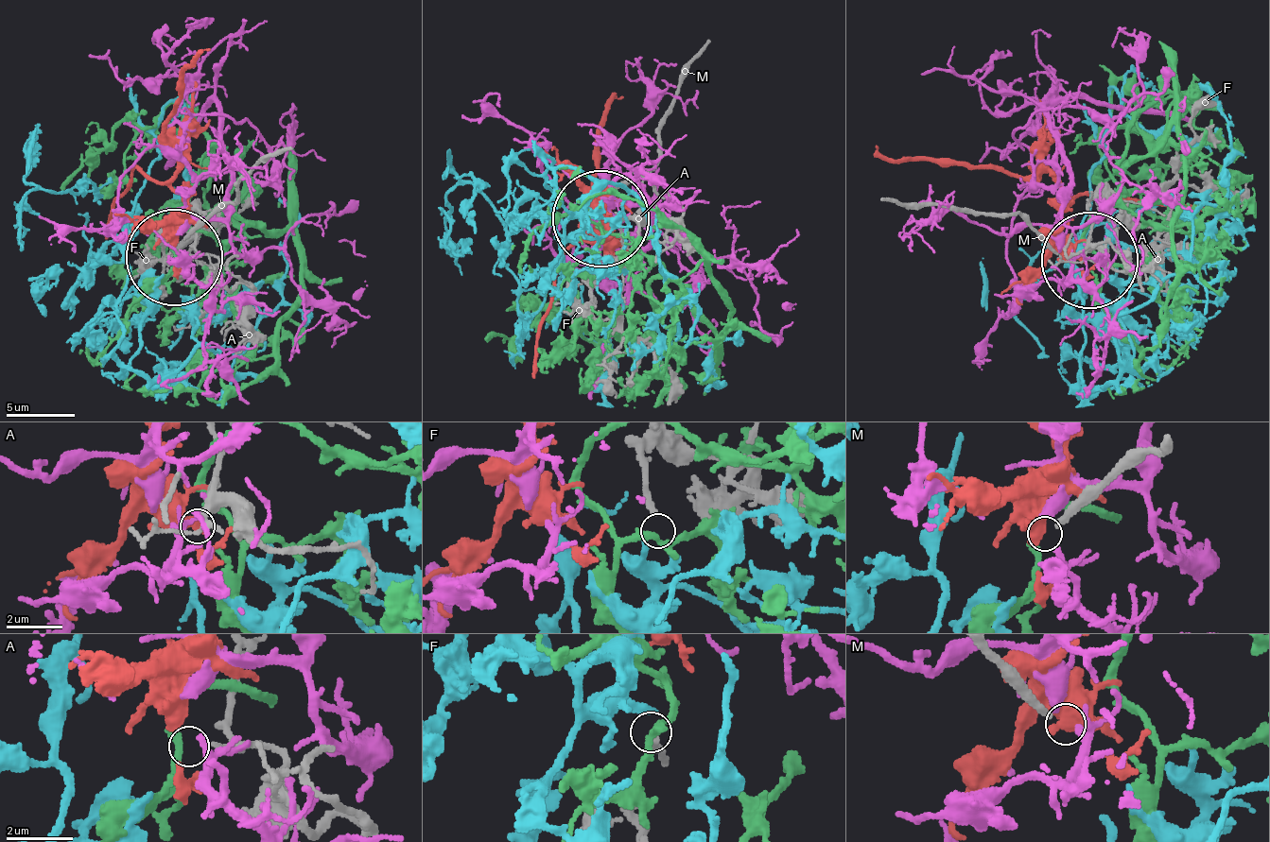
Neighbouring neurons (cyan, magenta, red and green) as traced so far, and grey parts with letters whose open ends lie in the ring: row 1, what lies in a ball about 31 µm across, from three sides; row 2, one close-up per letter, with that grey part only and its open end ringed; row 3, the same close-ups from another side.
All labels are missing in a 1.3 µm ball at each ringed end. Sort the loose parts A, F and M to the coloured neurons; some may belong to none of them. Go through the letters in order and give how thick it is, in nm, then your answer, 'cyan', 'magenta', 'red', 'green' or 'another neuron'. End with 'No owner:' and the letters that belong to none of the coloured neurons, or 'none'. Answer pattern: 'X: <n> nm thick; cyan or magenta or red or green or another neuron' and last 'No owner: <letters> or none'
A: 130 nm thick; red
F: 220 nm thick; cyan
M: 240 nm thick; another neuron
No owner: M

